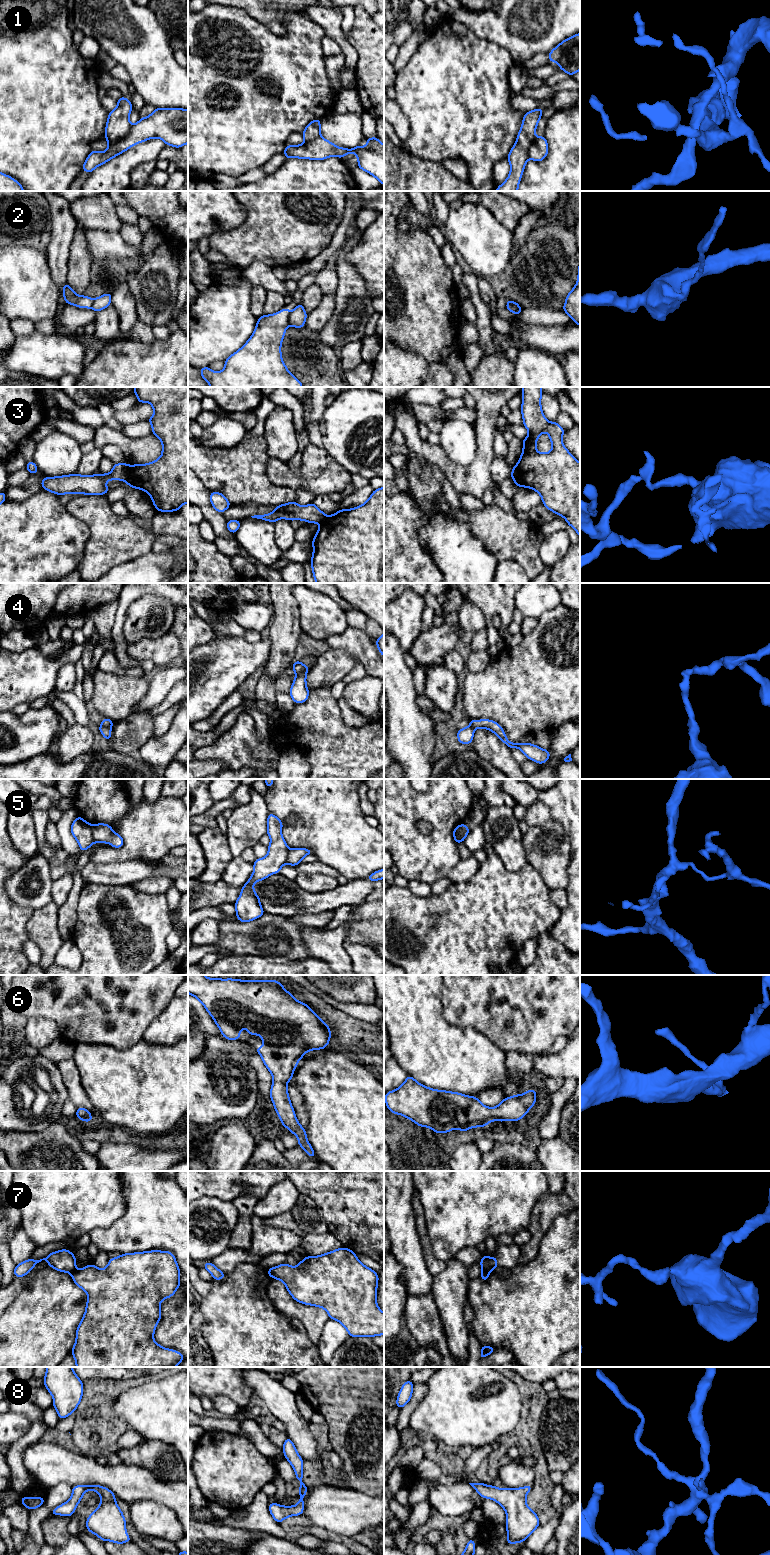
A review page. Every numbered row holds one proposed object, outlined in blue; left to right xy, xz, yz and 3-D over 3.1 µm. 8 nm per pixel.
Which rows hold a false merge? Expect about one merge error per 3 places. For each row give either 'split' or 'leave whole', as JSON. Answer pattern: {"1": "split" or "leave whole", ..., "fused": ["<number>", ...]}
{"1": "split", "2": "split", "3": "split", "4": "split", "5": "split", "6": "leave whole", "7": "split", "8": "leave whole", "fused": ["1", "2", "3", "4", "5", "7"]}

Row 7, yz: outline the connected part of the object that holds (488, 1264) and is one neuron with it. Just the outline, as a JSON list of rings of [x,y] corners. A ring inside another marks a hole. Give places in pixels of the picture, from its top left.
[[[486,1253],[484,1257],[481,1259],[480,1265],[481,1265],[482,1271],[492,1272],[495,1268],[498,1267],[497,1256],[495,1256],[494,1258],[490,1258]]]

